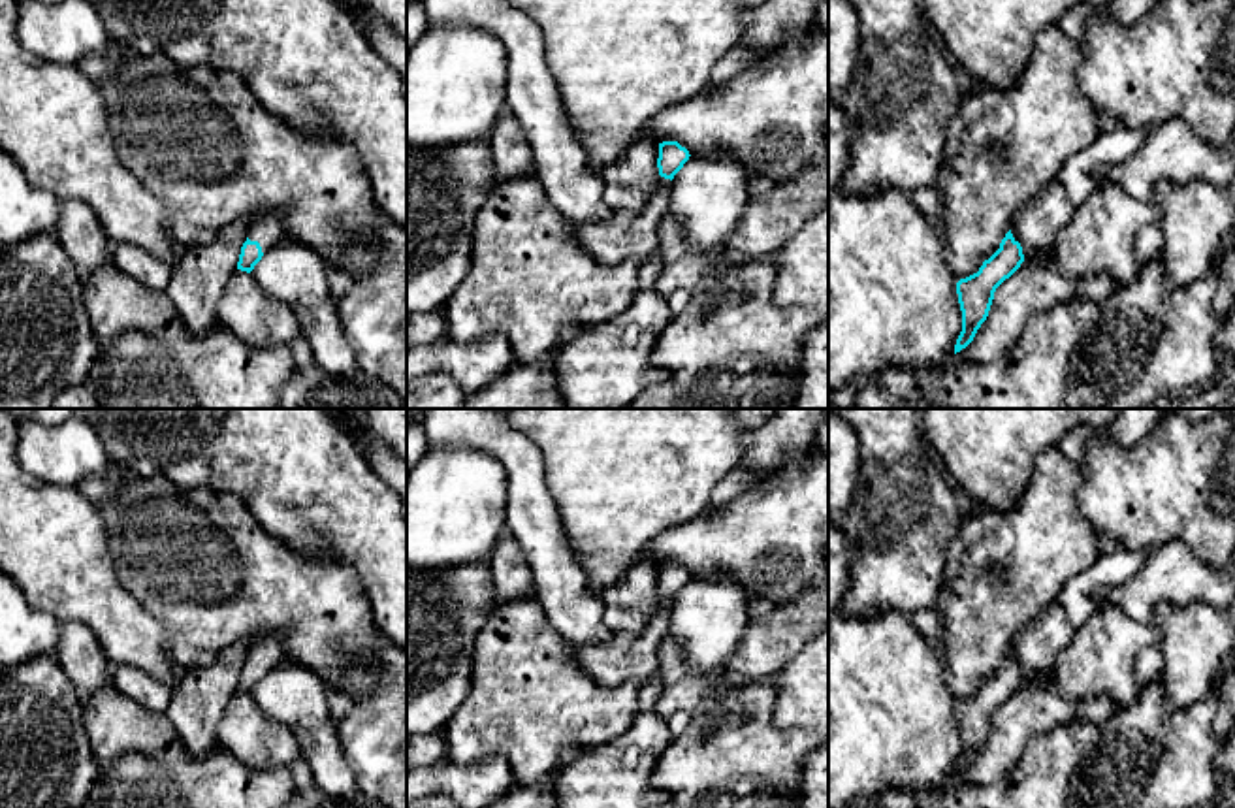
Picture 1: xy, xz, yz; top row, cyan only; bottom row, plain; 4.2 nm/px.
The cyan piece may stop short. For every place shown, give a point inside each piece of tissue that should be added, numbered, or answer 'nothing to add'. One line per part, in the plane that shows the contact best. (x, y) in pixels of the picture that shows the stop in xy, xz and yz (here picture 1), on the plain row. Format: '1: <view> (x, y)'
1: xy (270, 652)

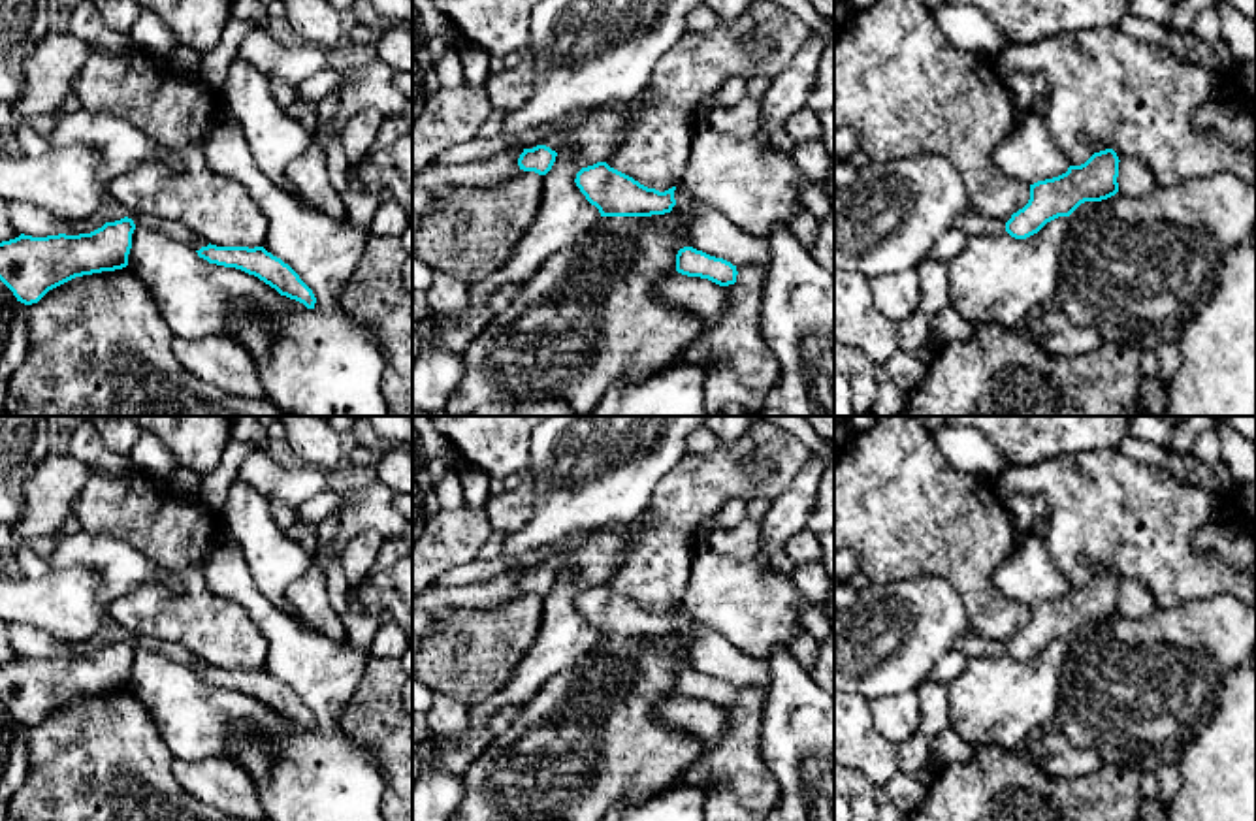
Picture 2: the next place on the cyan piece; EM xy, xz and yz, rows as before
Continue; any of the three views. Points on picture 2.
nothing to add

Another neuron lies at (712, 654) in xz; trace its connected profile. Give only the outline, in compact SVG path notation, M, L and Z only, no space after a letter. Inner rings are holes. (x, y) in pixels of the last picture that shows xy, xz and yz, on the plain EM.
M680 608L674 612L674 621L691 636L689 668L723 680L736 689L748 687L768 693L772 676L766 661L753 659L736 650L723 635Z

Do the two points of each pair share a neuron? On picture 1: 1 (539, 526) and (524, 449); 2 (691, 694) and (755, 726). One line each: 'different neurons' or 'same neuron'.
1: same neuron
2: different neurons

